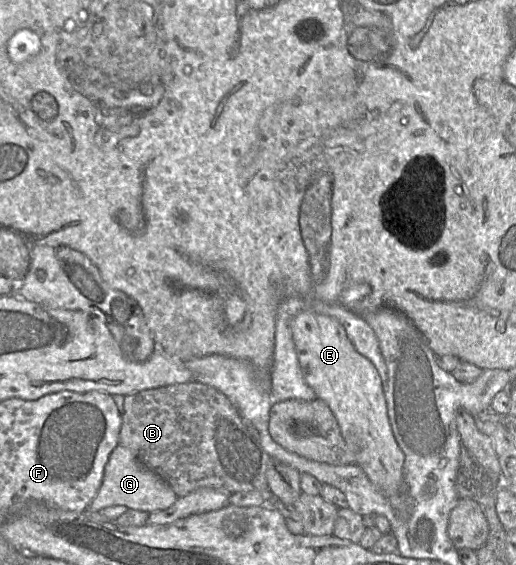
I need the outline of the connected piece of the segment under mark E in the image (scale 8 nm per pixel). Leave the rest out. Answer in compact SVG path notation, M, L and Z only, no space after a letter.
M306 308L292 318L290 326L306 383L333 412L344 440L356 457L356 464L389 500L398 517L407 521L414 508L414 499L404 479L405 454L392 431L377 369L357 352L344 326L334 317Z

